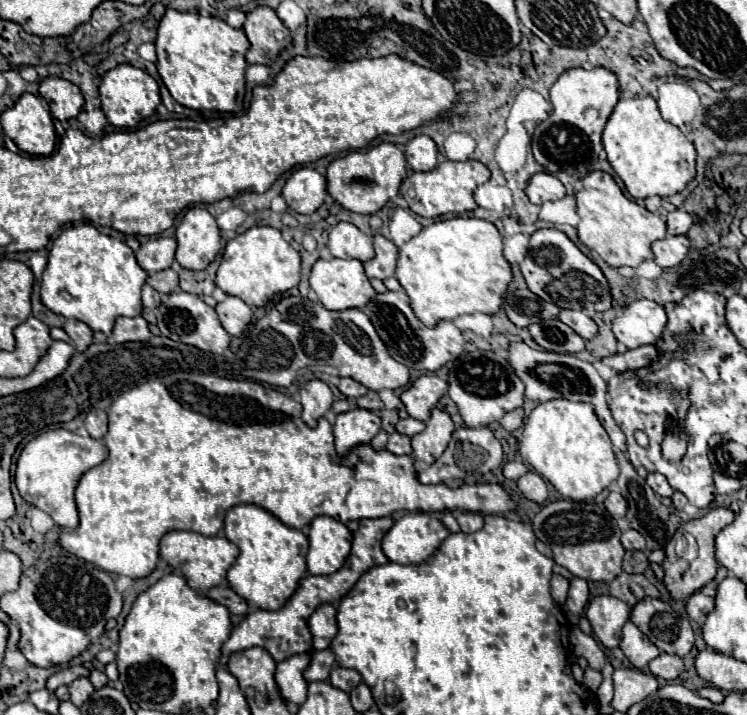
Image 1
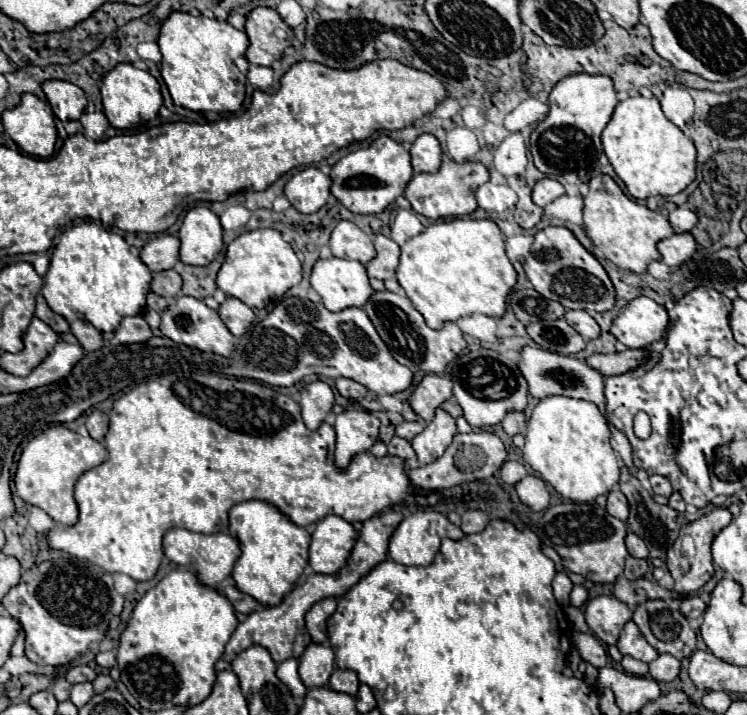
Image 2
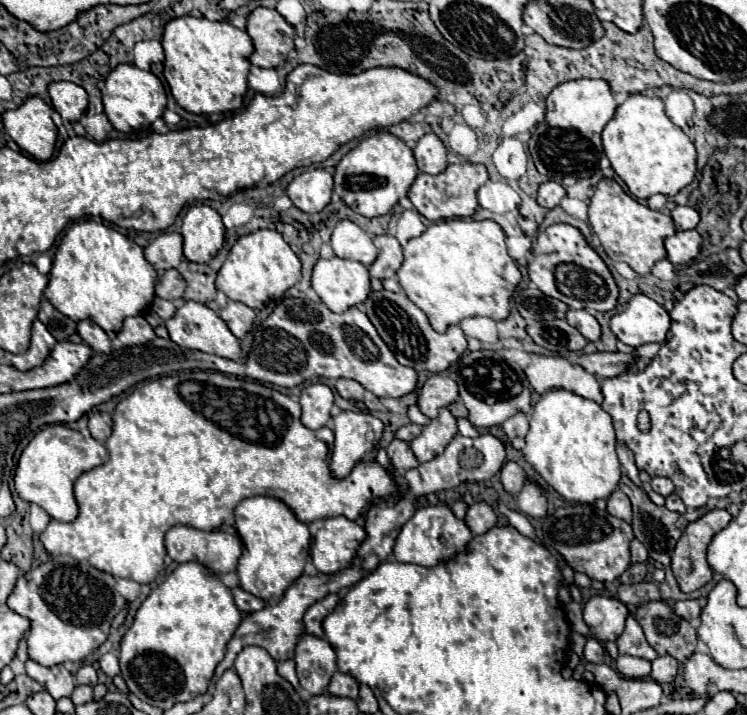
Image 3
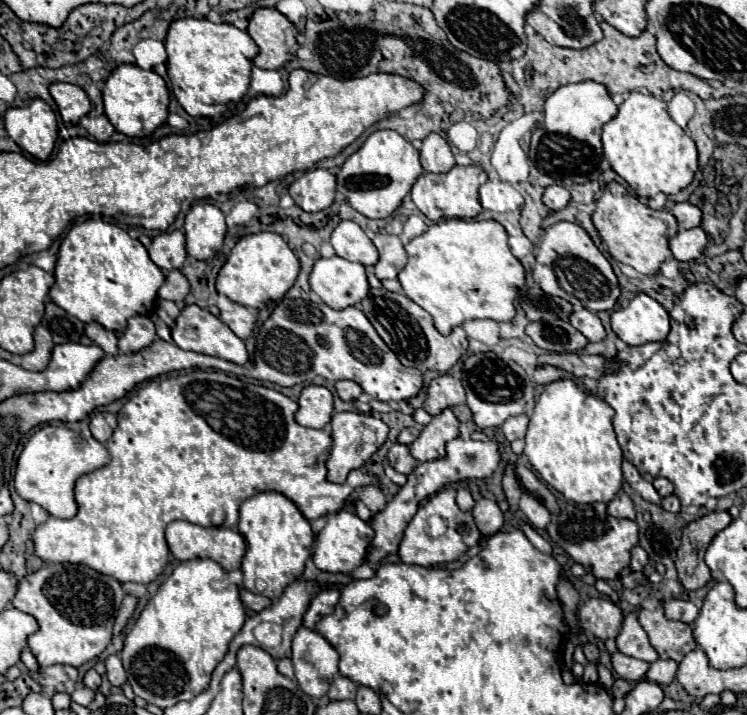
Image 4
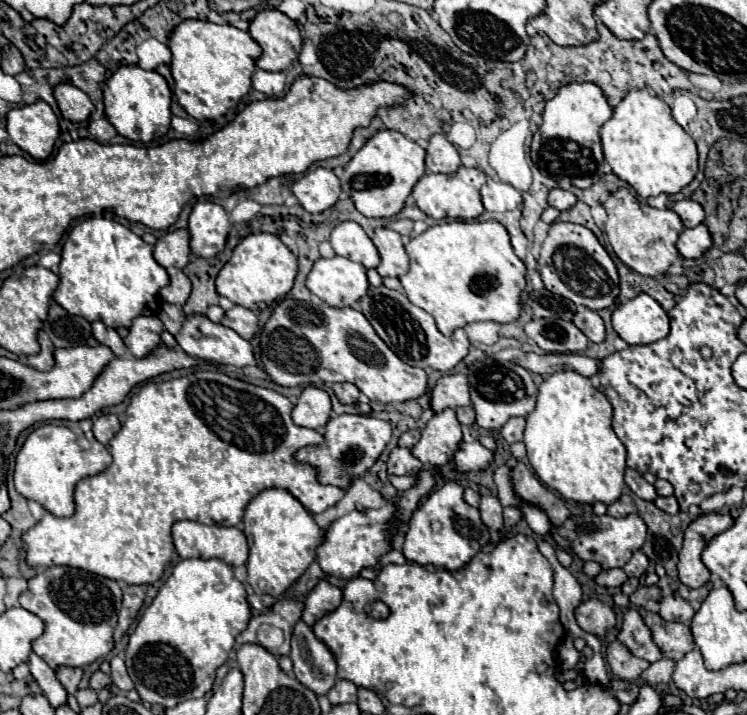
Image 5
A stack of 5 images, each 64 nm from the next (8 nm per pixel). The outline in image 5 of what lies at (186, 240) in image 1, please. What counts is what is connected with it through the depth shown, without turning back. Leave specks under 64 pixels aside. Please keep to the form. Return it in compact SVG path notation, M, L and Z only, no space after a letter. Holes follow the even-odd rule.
M198 202L188 218L190 250L200 258L214 258L224 250L230 222L228 212L214 202Z

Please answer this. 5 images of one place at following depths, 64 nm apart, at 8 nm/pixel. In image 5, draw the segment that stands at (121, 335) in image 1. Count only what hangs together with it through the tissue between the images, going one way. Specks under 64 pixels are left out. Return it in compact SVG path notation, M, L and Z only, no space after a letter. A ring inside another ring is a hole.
M138 316L132 322L128 336L124 338L128 352L134 358L146 356L154 346L160 344L160 330L162 330L162 322L156 316Z

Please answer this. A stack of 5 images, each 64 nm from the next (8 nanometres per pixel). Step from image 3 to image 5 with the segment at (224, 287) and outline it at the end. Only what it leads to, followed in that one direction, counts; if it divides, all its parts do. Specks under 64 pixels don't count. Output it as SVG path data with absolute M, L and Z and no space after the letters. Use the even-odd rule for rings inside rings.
M250 234L246 236L234 250L230 260L216 276L216 290L220 296L232 300L238 306L258 310L264 304L272 304L282 300L296 278L298 272L298 258L290 252L290 248L274 234Z

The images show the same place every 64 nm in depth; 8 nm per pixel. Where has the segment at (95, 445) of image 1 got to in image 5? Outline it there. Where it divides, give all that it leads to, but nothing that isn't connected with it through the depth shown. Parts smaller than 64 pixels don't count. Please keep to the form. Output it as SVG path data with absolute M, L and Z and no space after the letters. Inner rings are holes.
M44 424L26 438L22 450L16 456L14 486L24 498L42 504L50 514L72 516L74 514L74 486L82 478L106 470L110 462L112 462L110 452L98 440L94 438L88 440L84 434L72 432L66 426Z

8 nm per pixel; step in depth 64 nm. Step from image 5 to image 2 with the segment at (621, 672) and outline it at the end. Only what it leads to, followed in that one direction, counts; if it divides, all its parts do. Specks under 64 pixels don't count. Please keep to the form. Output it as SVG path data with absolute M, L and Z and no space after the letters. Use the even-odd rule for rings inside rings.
M624 656L622 658L622 668L628 672L628 674L638 674L638 676L644 676L648 674L648 664L640 662L640 660L634 660L630 656Z

